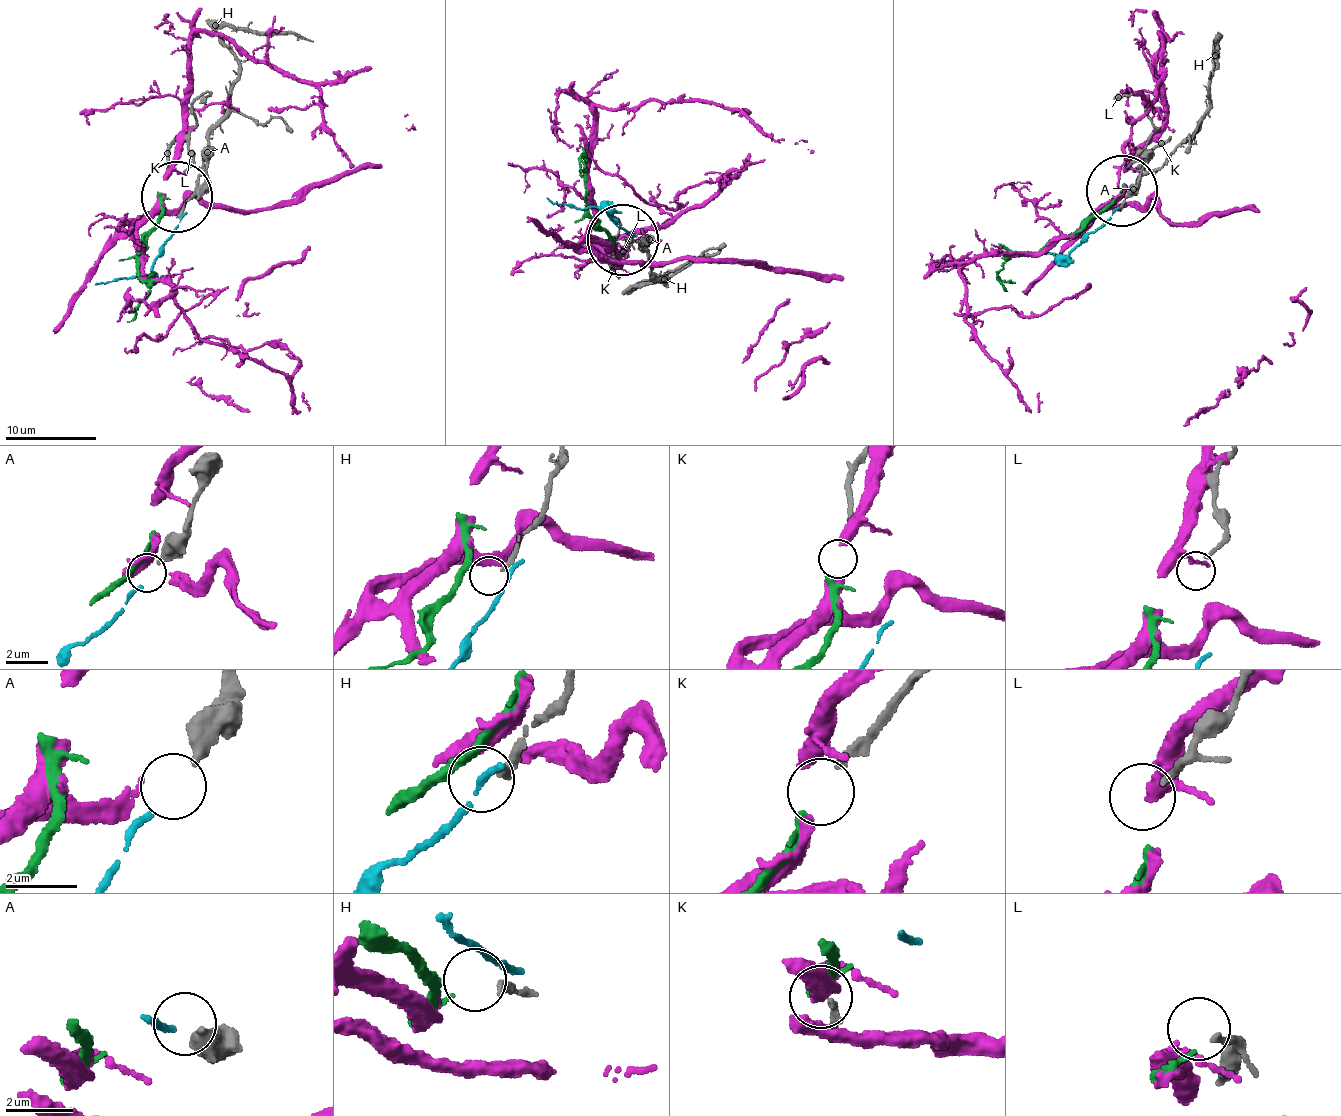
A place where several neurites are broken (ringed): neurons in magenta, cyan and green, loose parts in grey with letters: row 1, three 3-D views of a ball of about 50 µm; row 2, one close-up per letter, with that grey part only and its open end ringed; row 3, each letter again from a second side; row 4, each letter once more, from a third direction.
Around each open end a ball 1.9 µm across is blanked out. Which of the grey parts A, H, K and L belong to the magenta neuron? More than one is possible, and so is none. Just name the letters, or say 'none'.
none

